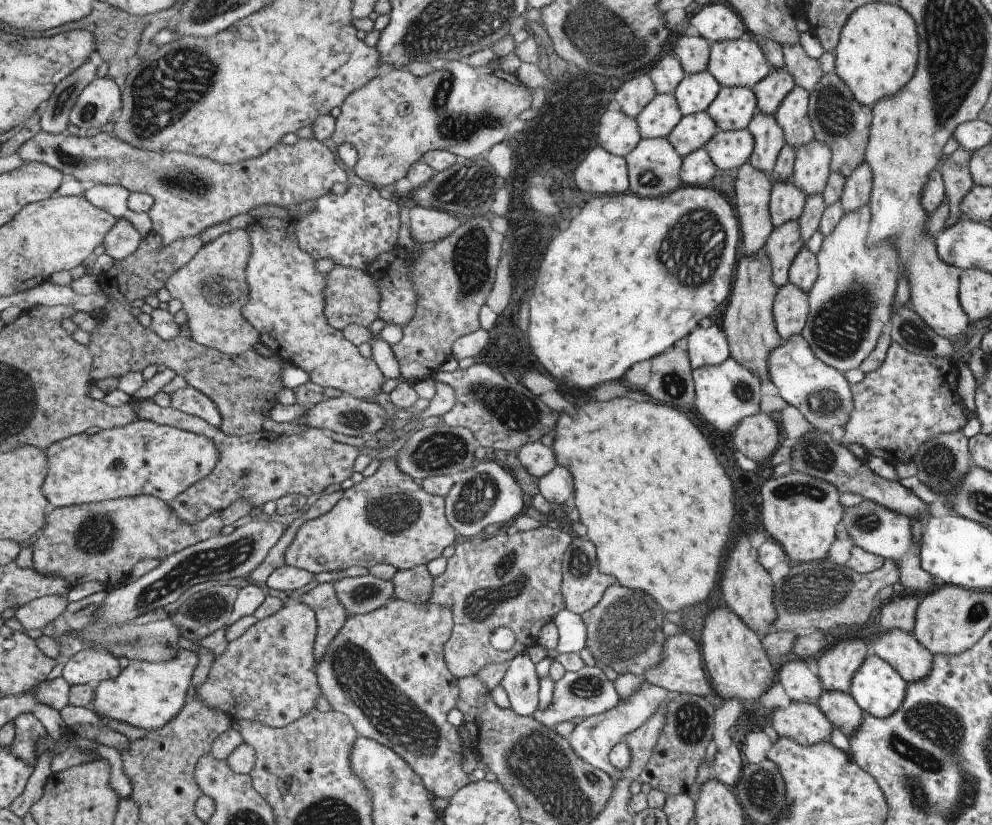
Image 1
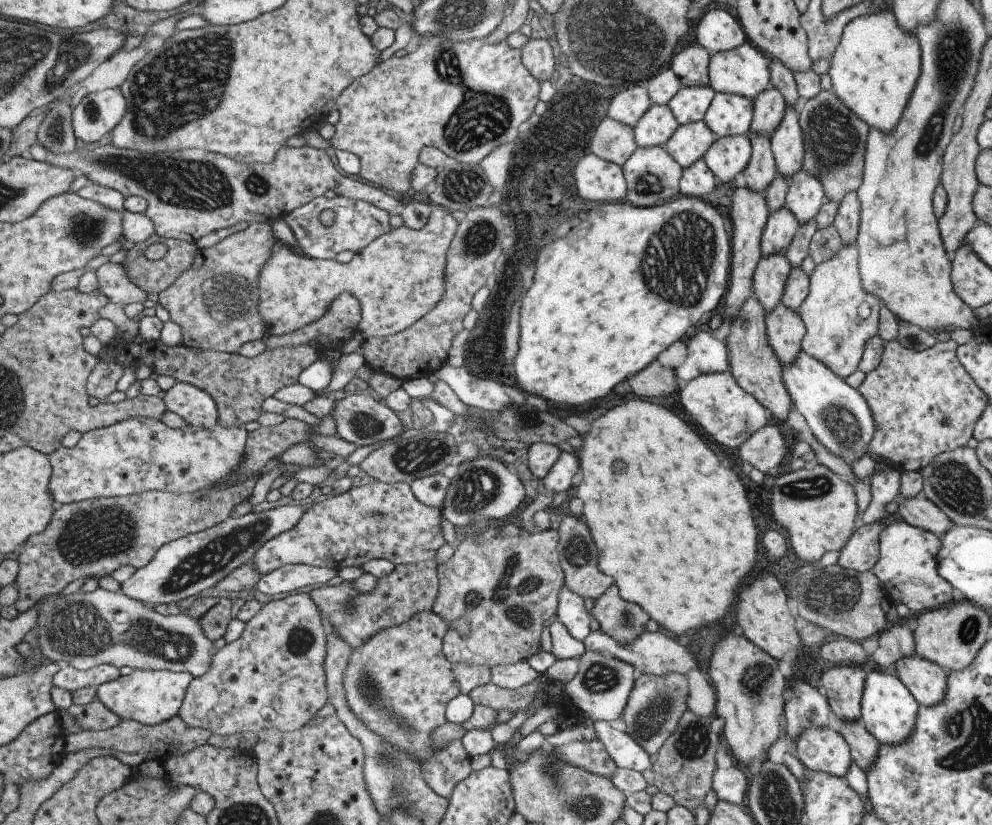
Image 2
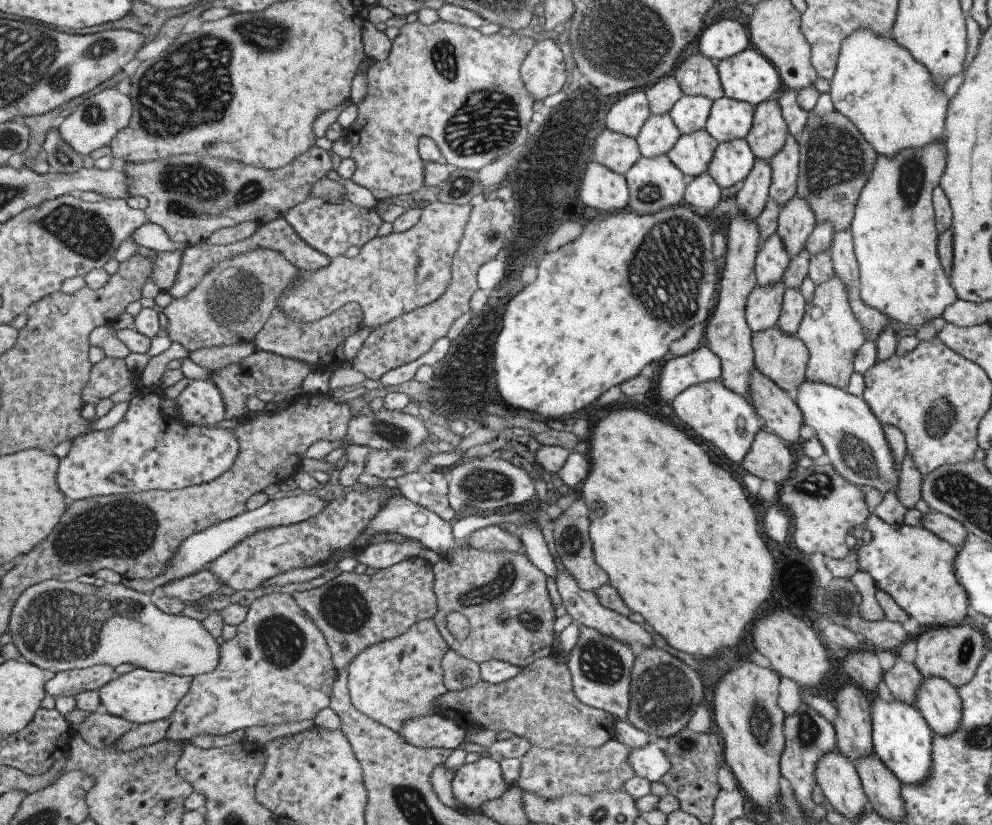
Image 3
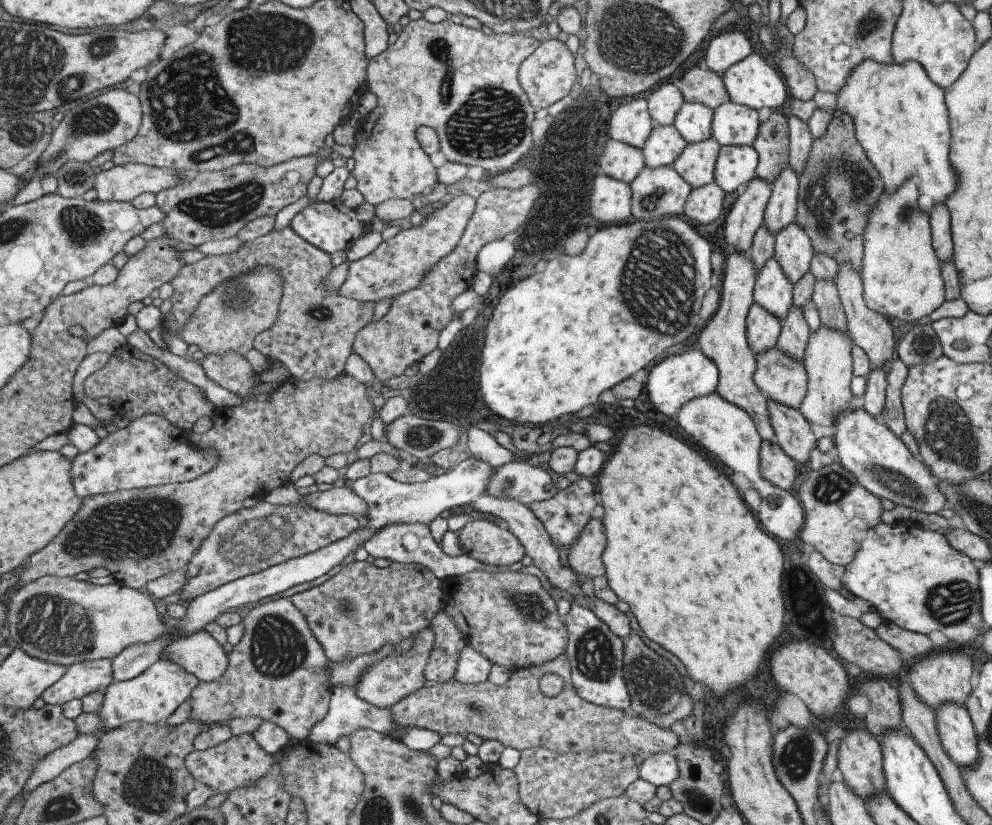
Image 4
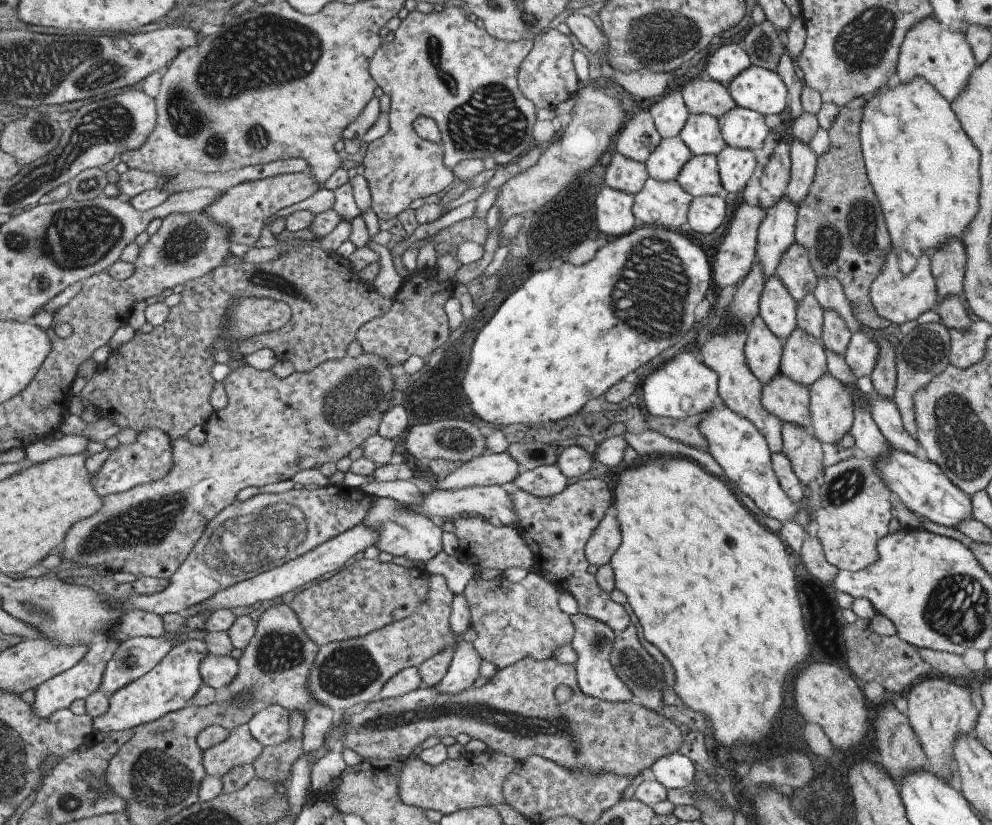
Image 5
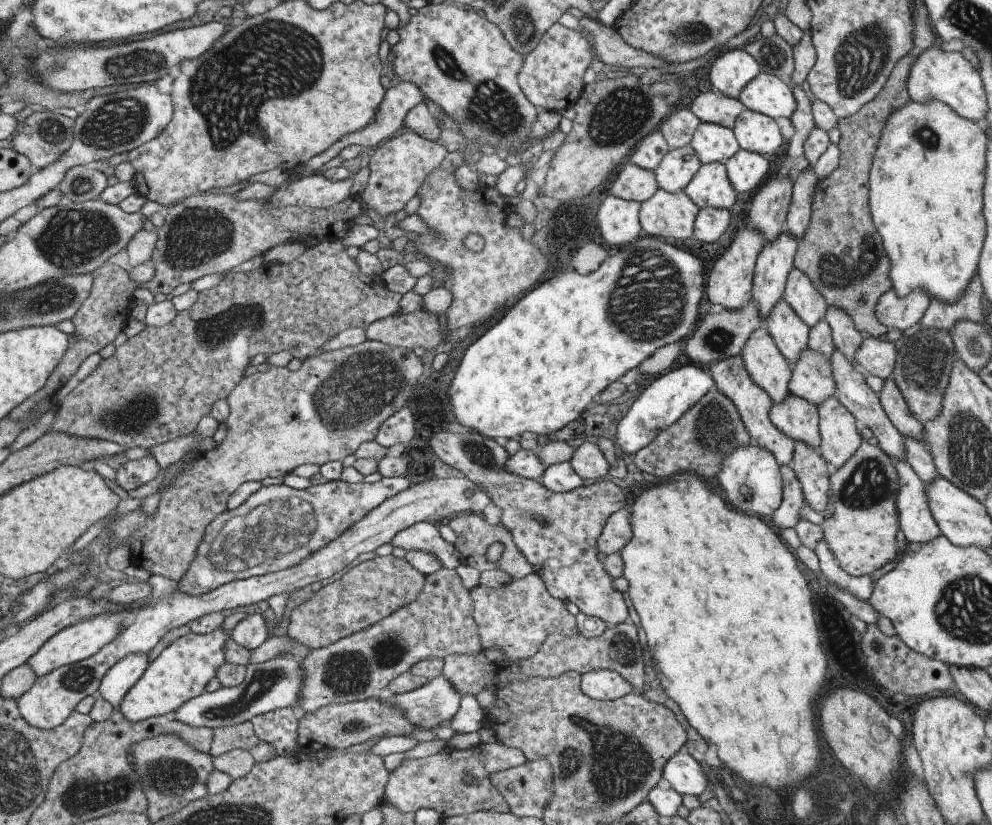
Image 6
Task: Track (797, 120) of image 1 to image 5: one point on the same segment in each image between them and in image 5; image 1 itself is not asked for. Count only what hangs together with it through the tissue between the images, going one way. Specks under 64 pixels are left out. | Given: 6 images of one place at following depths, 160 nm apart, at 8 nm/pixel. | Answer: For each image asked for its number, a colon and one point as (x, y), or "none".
2: (786, 146)
3: (783, 165)
4: (780, 210)
5: (775, 232)

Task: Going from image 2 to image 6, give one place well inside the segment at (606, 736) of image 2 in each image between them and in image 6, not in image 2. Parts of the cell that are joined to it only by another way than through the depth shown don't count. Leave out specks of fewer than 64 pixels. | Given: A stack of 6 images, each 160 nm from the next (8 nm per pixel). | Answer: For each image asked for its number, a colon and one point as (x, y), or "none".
3: (648, 762)
4: (660, 768)
5: (674, 770)
6: (681, 772)

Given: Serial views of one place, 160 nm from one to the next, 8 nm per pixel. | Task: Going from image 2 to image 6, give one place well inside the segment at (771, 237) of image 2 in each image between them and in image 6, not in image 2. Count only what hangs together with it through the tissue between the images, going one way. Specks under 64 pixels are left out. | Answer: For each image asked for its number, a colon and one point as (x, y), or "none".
3: (771, 259)
4: (772, 290)
5: (776, 307)
6: (789, 333)

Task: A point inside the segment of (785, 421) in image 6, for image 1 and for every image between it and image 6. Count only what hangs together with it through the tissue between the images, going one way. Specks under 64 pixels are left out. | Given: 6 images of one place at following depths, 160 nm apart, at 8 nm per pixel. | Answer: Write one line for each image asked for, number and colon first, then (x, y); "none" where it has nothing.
1: (789, 307)
2: (784, 330)
3: (782, 357)
4: (779, 377)
5: (788, 400)

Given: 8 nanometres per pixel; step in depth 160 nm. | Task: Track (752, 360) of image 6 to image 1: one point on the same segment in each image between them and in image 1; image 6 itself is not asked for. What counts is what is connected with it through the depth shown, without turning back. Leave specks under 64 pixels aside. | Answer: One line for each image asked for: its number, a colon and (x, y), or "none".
1: (784, 241)
2: (770, 274)
3: (762, 306)
4: (762, 328)
5: (762, 349)

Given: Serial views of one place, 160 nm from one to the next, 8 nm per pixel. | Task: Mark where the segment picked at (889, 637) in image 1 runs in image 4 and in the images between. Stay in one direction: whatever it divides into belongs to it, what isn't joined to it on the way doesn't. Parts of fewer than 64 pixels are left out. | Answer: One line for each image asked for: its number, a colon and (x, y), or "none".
2: (926, 682)
3: (940, 706)
4: (955, 730)

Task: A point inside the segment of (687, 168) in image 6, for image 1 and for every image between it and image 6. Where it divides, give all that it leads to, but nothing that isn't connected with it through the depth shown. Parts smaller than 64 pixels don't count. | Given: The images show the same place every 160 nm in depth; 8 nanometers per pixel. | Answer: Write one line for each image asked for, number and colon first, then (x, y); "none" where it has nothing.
1: (661, 113)
2: (654, 128)
3: (657, 134)
4: (663, 145)
5: (665, 160)

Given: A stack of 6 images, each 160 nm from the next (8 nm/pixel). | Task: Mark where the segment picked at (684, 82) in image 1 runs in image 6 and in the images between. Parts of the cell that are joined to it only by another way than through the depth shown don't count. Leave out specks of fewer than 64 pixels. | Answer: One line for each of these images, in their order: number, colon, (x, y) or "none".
2: (689, 105)
3: (689, 113)
4: (692, 122)
5: (700, 133)
6: (711, 142)

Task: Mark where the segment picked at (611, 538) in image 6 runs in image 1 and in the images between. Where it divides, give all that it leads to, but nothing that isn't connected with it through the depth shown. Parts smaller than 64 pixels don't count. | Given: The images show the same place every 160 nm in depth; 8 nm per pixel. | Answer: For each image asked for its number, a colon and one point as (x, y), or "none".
1: (581, 586)
2: (577, 557)
3: (573, 547)
4: (583, 556)
5: (605, 537)

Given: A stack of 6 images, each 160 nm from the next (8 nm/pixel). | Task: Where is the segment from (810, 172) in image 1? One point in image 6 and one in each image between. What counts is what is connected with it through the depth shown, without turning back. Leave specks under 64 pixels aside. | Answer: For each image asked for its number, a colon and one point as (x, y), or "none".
2: (804, 196)
3: (796, 220)
4: (792, 249)
5: (794, 271)
6: (799, 293)

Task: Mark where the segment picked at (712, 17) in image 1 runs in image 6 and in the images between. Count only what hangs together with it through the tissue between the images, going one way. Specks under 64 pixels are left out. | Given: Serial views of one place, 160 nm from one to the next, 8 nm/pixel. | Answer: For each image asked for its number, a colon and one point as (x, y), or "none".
2: (716, 31)
3: (724, 38)
4: (727, 48)
5: (722, 64)
6: (728, 73)

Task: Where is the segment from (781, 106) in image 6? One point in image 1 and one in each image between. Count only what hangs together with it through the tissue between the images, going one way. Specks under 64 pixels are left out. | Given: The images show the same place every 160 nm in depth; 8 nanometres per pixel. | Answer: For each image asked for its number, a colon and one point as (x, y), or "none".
1: (736, 63)
2: (743, 71)
3: (748, 76)
4: (751, 82)
5: (756, 88)

